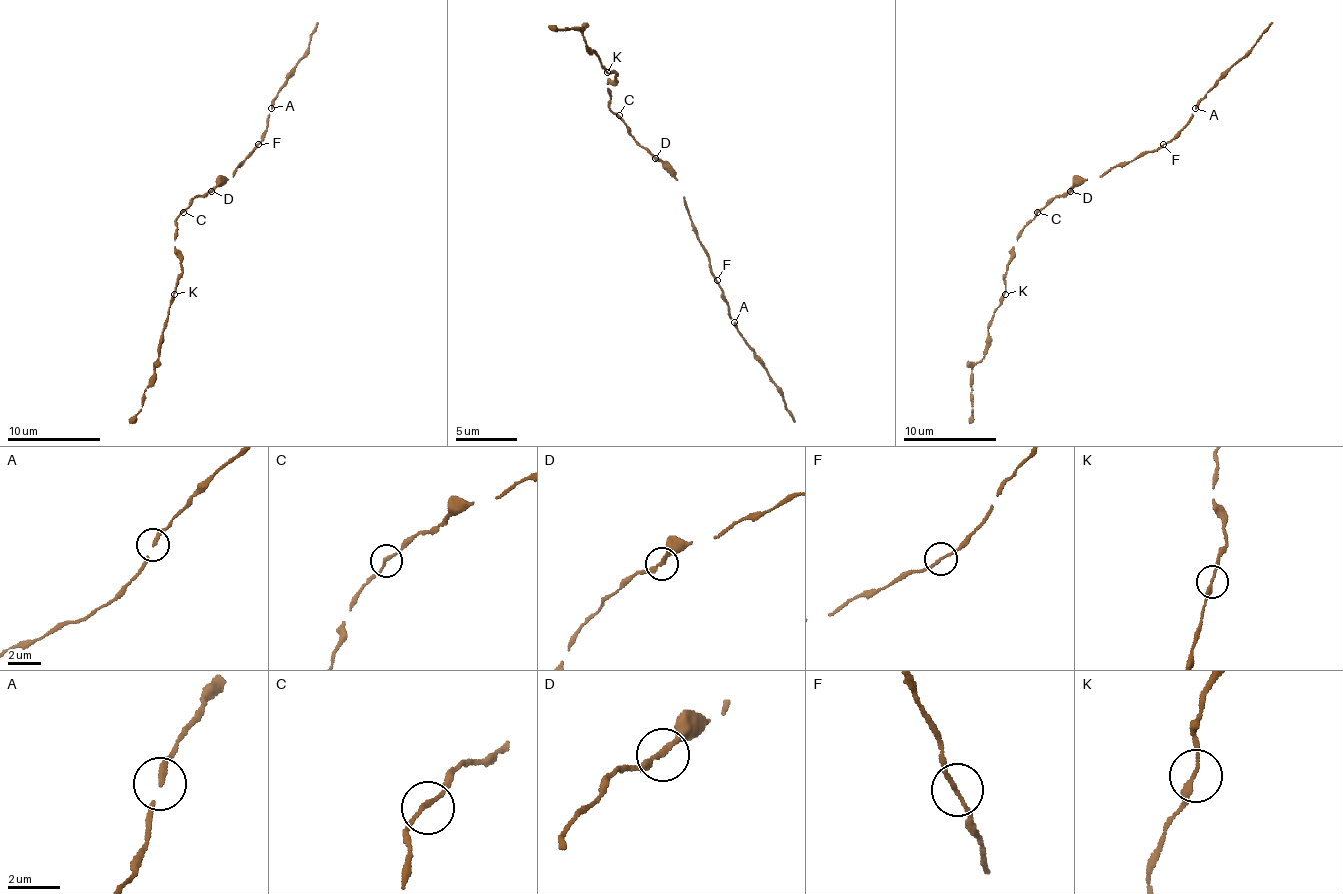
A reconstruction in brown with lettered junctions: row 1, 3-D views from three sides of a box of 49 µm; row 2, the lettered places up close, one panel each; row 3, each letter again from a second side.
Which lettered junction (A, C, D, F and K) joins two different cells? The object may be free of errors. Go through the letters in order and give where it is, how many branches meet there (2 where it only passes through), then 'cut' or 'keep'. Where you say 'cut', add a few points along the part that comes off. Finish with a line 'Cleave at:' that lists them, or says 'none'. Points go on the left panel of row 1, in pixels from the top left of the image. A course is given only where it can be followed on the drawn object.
A: at (271, 108); 2 branches meet; keep
C: at (183, 212); 2 branches meet; keep
D: at (211, 191); 2 branches meet; keep
F: at (258, 144); 2 branches meet; keep
K: at (174, 294); 2 branches meet; keep
Cleave at: none

